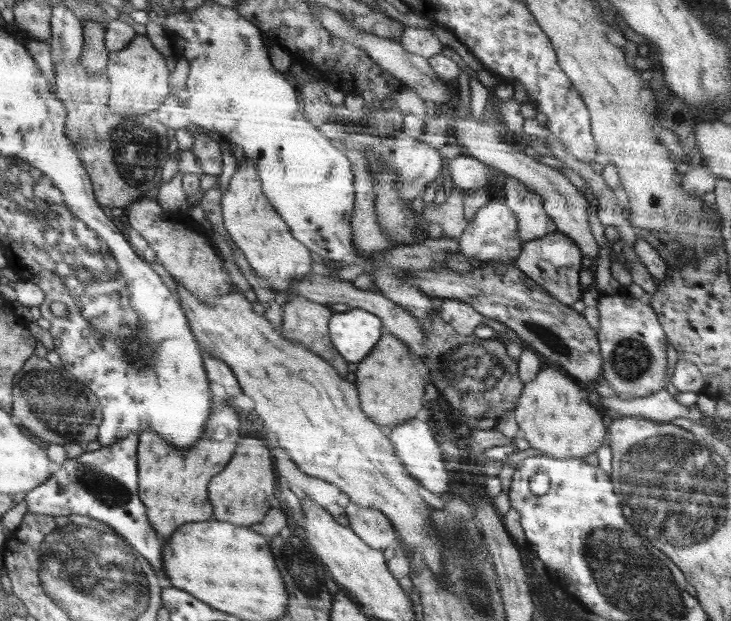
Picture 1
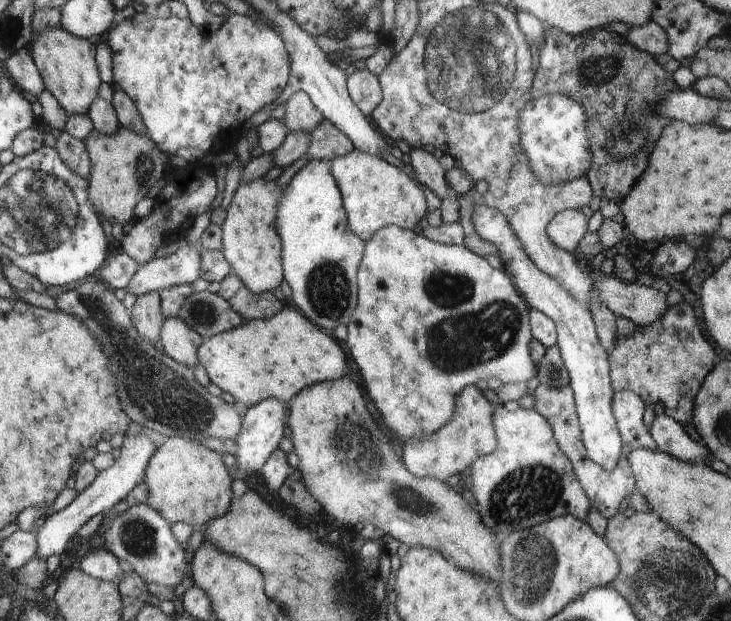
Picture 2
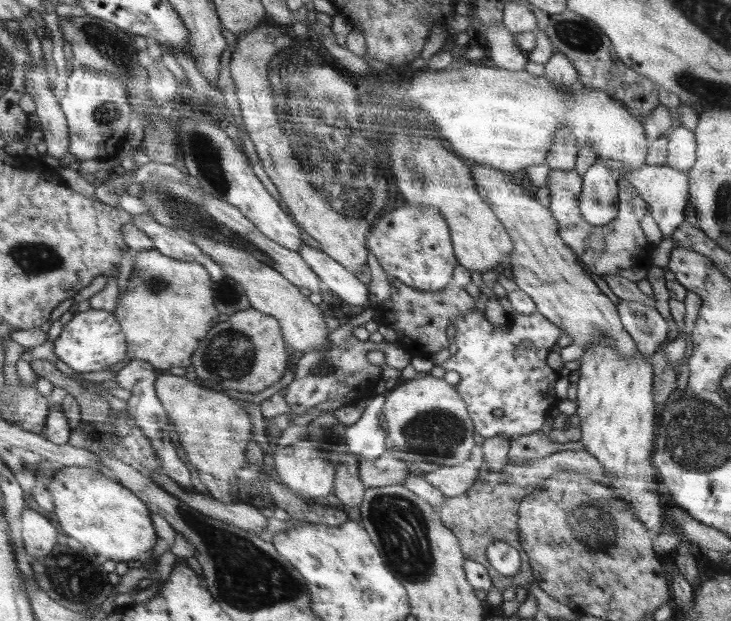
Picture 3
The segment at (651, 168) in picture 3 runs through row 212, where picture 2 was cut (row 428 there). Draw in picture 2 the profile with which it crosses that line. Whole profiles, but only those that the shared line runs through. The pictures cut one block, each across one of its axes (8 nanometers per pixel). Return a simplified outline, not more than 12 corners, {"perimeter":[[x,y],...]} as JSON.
{"perimeter":[[665,413],[649,429],[657,449],[708,464],[709,449]]}

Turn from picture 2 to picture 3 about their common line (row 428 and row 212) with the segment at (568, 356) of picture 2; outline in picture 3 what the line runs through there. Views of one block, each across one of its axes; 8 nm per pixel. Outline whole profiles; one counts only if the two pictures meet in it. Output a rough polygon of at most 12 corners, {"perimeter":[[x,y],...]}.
{"perimeter":[[598,159],[584,173],[579,210],[595,227],[614,223],[621,198]]}

